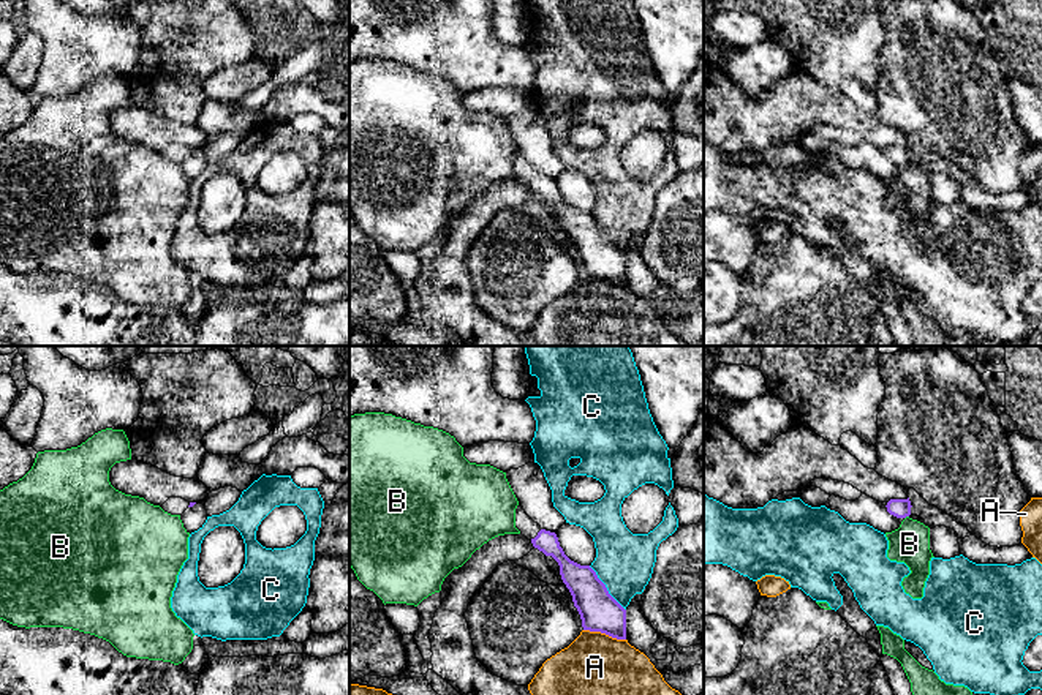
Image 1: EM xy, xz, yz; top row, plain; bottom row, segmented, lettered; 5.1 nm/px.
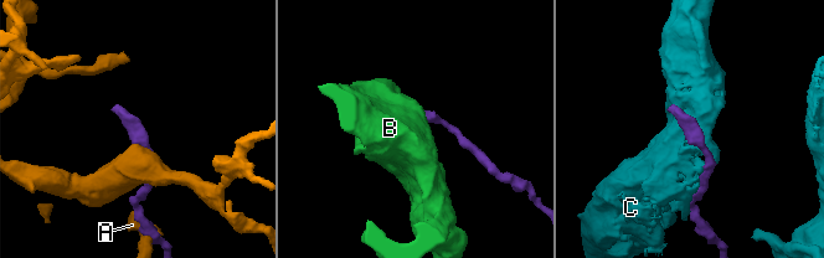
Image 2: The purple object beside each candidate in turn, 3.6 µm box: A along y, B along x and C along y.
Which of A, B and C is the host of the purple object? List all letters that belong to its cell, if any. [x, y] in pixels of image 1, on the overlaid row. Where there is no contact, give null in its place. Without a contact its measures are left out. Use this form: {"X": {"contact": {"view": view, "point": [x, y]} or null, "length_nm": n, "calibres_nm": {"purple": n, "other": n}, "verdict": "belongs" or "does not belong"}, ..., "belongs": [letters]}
{"A": {"contact": {"view": "xz", "point": [604, 632]}, "length_nm": 220, "calibres_nm": {"purple": 200, "other": 320}, "verdict": "does not belong"}, "B": {"contact": {"view": "yz", "point": [906, 515]}, "length_nm": 30, "calibres_nm": {"purple": 100, "other": 200}, "verdict": "does not belong"}, "C": {"contact": {"view": "xz", "point": [606, 588]}, "length_nm": 300, "calibres_nm": {"purple": 200, "other": 300}, "verdict": "does not belong"}, "belongs": []}

